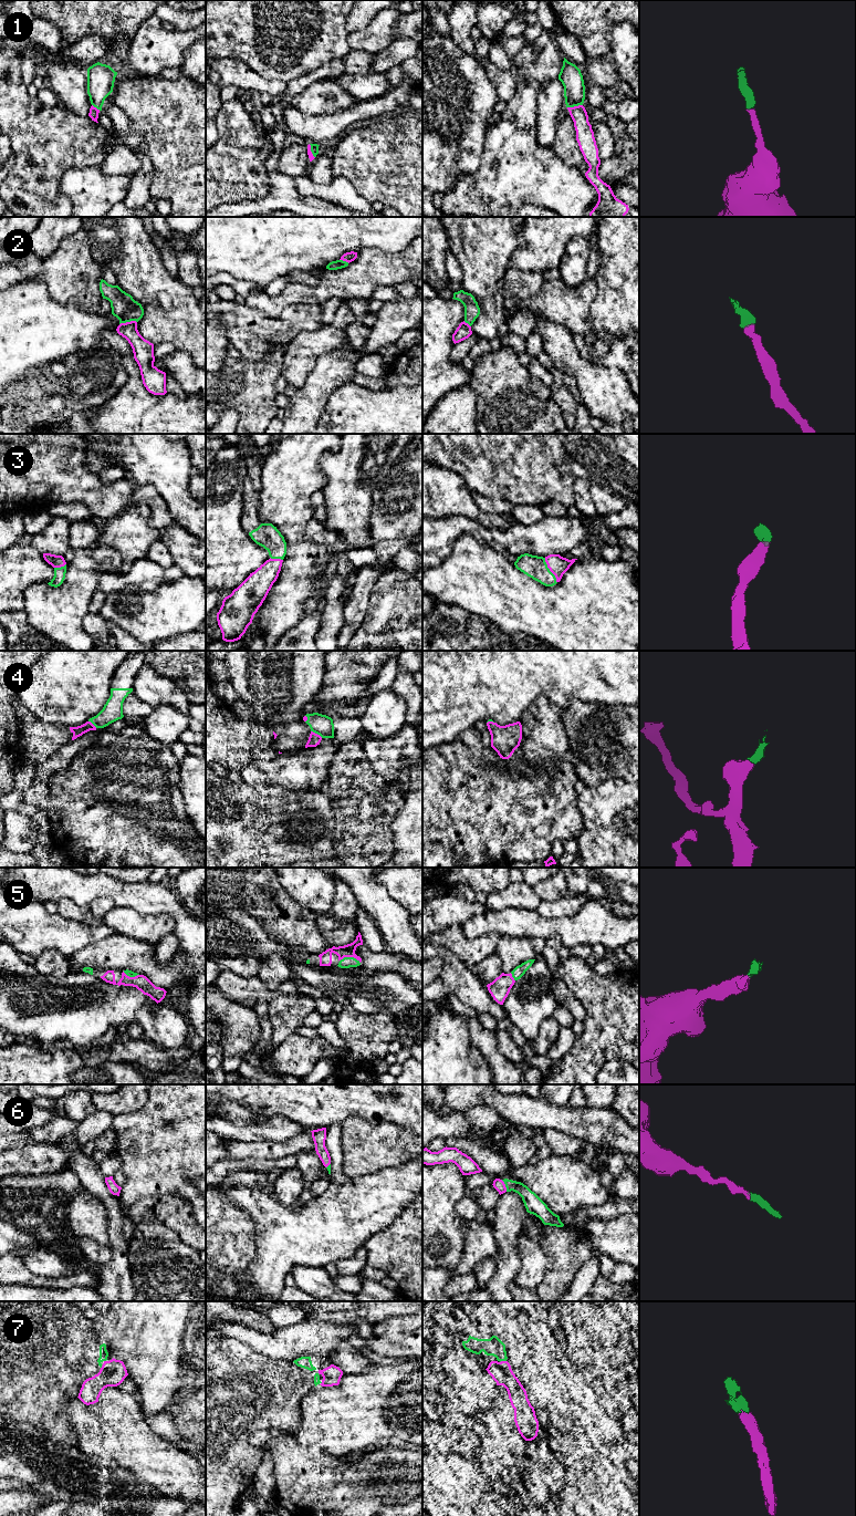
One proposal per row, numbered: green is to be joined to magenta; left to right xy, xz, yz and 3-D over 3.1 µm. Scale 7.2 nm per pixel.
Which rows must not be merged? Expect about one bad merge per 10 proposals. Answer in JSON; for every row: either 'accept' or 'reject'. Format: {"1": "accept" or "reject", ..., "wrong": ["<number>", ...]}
{"1": "accept", "2": "accept", "3": "accept", "4": "accept", "5": "accept", "6": "accept", "7": "accept", "wrong": []}

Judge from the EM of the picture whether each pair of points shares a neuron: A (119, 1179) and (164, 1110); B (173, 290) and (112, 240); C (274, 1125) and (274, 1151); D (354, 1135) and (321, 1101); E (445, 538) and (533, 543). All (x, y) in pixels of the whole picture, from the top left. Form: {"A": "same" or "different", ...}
{"A": "different", "B": "same", "C": "different", "D": "different", "E": "same"}

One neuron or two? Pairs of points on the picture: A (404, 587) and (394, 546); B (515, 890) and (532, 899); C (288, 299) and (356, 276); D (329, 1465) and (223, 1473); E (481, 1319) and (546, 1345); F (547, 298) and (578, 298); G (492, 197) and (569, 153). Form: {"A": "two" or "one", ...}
{"A": "two", "B": "one", "C": "one", "D": "two", "E": "two", "F": "one", "G": "two"}

